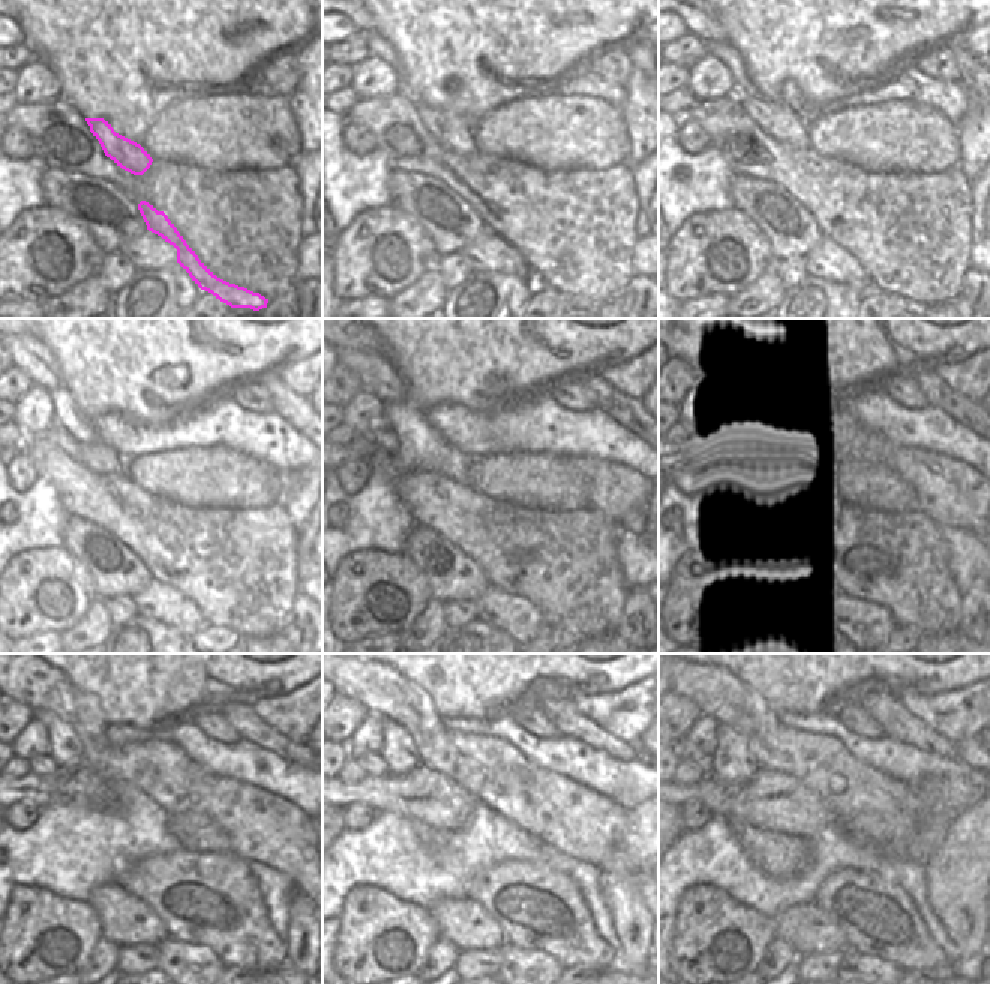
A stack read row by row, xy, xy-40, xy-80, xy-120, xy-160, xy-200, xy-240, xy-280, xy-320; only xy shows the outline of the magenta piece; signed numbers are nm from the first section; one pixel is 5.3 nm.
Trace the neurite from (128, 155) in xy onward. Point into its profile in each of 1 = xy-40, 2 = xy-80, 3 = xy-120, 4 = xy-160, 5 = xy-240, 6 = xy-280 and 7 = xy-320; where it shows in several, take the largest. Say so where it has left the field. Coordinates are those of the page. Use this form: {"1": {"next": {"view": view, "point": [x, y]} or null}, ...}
{"1": {"next": {"view": "xy-40", "point": [453, 132]}}, "2": {"next": {"view": "xy-80", "point": [779, 120]}}, "3": {"next": {"view": "xy-120", "point": [98, 458]}}, "4": {"next": {"view": "xy-160", "point": [383, 438]}}, "5": {"next": {"view": "xy-240", "point": [44, 765]}}, "6": {"next": {"view": "xy-280", "point": [374, 765]}}, "7": {"next": {"view": "xy-320", "point": [705, 762]}}}

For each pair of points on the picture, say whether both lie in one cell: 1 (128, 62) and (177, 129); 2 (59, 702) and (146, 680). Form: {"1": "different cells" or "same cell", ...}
{"1": "different cells", "2": "different cells"}

